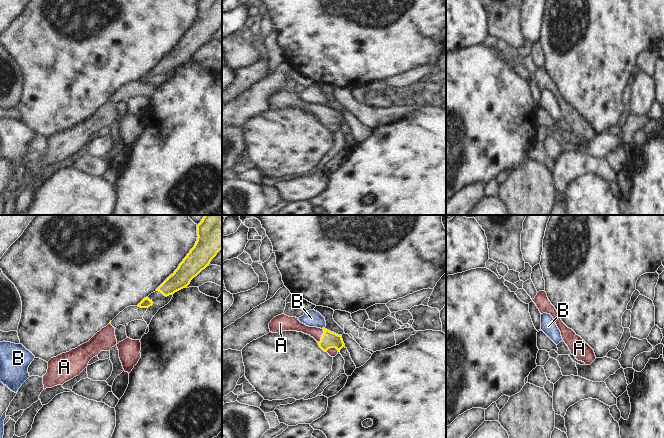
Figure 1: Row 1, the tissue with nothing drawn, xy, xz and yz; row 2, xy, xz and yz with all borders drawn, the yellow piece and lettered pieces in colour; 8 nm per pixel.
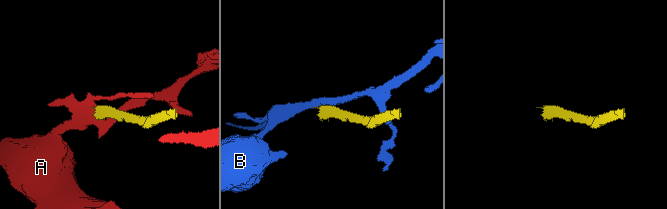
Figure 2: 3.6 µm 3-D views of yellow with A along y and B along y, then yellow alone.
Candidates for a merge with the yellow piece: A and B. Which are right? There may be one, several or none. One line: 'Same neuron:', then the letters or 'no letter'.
Same neuron: A

